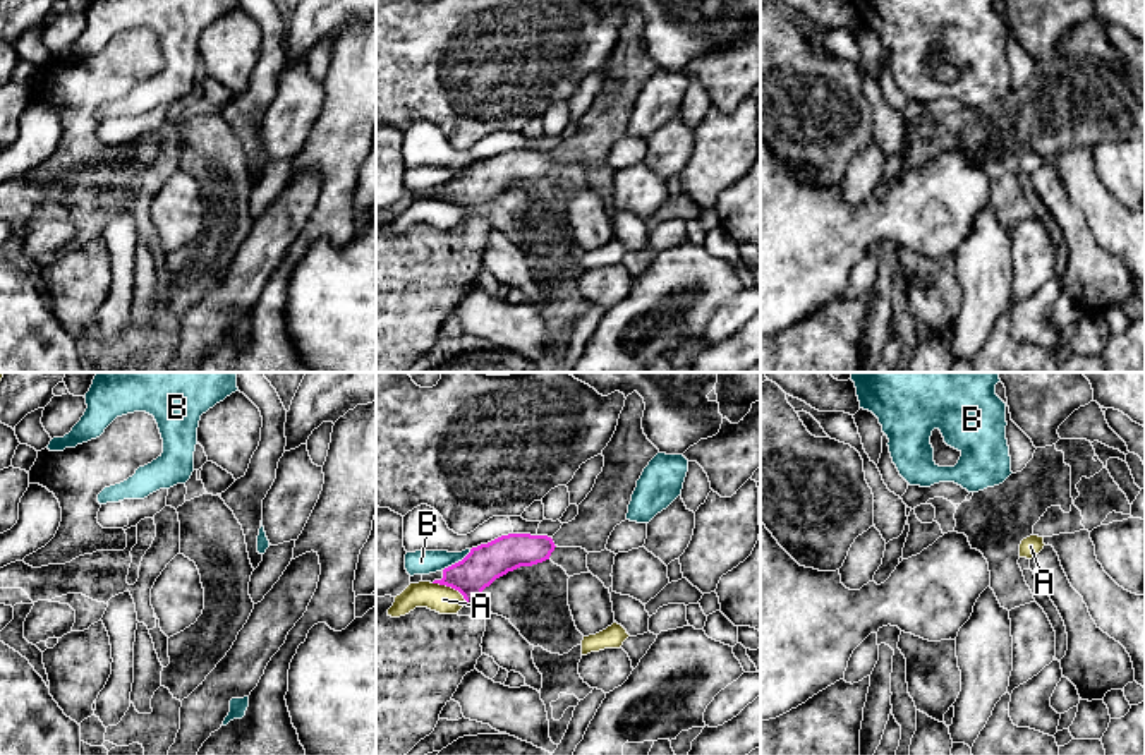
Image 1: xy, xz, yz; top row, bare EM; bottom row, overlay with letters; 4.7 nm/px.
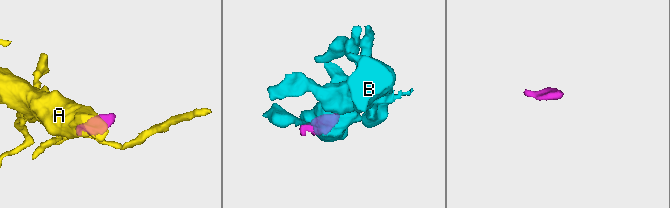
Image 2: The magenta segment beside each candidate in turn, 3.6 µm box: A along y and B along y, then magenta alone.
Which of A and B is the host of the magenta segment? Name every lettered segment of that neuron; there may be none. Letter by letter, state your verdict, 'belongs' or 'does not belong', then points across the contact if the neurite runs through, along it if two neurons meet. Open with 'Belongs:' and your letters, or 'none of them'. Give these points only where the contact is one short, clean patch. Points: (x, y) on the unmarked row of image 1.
Belongs: none of them
A: does not belong; border xz (433, 198), (454, 203), (466, 220)
B: does not belong

